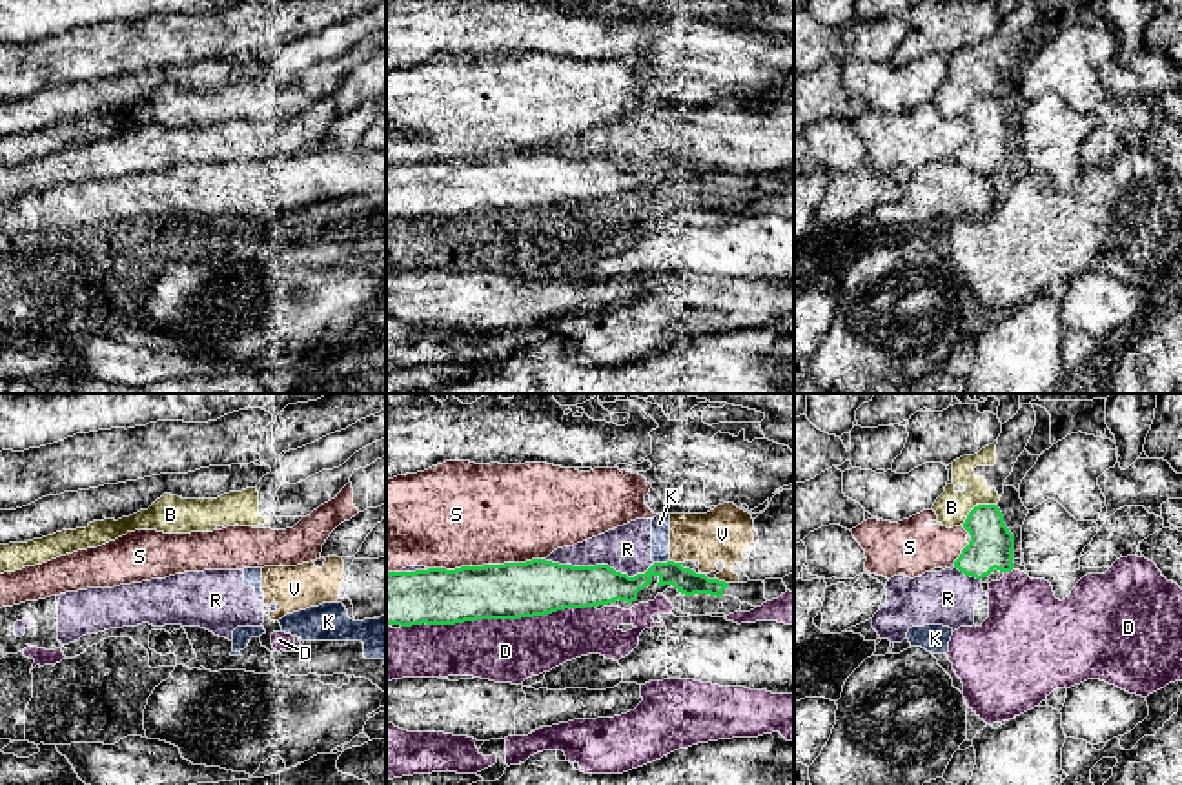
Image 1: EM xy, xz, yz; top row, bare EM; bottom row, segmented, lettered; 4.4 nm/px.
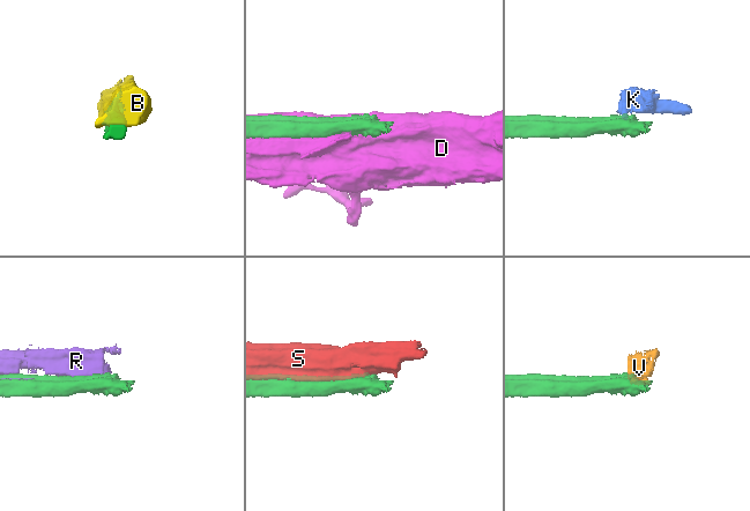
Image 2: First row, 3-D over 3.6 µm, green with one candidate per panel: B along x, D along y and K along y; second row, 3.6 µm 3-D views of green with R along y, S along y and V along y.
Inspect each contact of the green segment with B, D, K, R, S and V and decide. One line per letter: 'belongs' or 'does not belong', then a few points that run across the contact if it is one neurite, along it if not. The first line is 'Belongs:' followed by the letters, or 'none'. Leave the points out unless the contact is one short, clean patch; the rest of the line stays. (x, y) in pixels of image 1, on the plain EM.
Belongs: none
B: does not belong
D: does not belong
K: does not belong
R: does not belong
S: does not belong
V: does not belong

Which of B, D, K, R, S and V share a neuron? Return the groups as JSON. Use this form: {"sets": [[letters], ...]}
{"sets": [["B"], ["D"], ["K", "R", "V"], ["S"]]}

